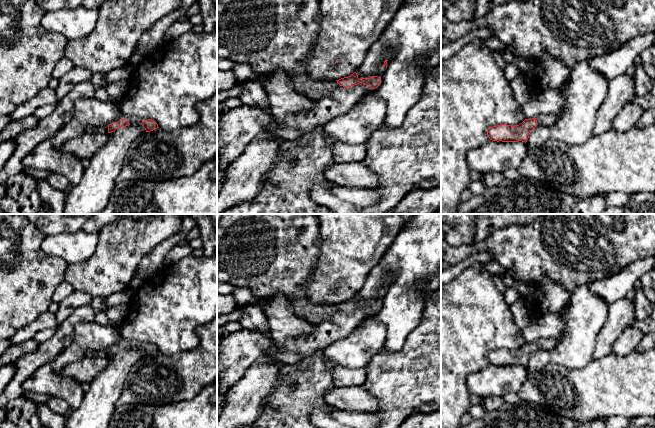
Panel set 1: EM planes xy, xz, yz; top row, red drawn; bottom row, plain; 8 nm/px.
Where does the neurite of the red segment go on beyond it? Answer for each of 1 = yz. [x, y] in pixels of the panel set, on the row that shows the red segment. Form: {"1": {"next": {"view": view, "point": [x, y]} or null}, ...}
{"1": {"next": {"view": "yz", "point": [544, 120]}}}

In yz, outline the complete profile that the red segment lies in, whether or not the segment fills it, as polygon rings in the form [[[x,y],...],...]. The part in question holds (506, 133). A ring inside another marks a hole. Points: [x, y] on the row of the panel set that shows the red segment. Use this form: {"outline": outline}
{"outline": [[[540,115],[537,118],[525,119],[519,125],[497,125],[487,130],[487,135],[492,141],[502,142],[527,142],[531,131],[537,126],[551,126],[560,117],[556,115]]]}

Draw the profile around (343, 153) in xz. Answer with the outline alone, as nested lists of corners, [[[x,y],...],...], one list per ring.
[[[326,133],[332,141],[332,150],[335,163],[362,163],[367,154],[363,144],[349,145],[337,140]]]

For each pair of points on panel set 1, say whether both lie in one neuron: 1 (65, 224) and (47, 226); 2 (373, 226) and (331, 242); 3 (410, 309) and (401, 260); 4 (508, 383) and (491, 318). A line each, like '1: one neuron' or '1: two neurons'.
1: one neuron
2: one neuron
3: one neuron
4: two neurons

